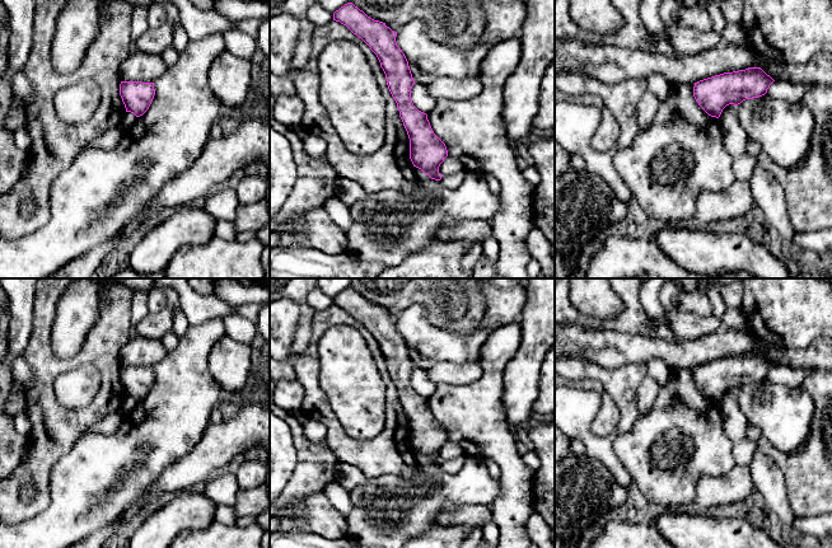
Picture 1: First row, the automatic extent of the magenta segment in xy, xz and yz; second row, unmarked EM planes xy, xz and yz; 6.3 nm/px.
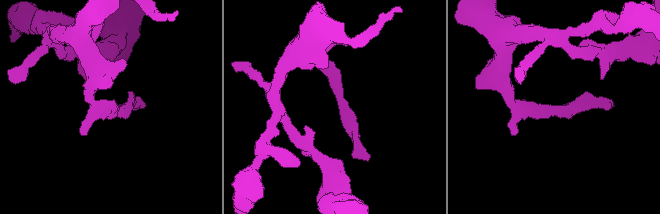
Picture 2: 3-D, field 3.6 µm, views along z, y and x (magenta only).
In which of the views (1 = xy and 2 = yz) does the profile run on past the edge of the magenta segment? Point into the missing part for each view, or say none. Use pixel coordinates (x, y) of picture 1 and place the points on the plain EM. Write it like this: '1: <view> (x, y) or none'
1: xy (141, 351)
2: yz (610, 349)

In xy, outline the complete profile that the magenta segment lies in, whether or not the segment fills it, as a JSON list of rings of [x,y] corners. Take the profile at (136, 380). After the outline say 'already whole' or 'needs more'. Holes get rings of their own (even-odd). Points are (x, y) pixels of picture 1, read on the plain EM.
[[[136,336],[120,350],[120,380],[126,397],[142,401],[150,392],[154,380],[154,366],[168,350],[160,339]]]; needs more

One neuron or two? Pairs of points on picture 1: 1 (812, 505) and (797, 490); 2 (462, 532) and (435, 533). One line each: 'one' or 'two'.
1: one
2: one

